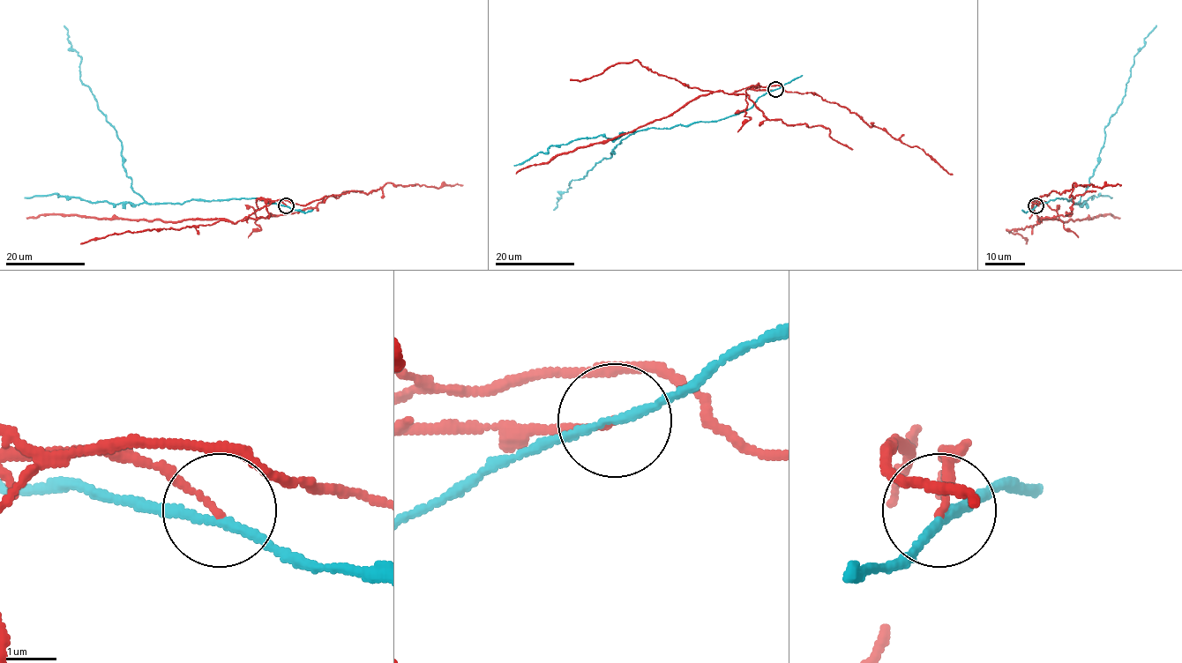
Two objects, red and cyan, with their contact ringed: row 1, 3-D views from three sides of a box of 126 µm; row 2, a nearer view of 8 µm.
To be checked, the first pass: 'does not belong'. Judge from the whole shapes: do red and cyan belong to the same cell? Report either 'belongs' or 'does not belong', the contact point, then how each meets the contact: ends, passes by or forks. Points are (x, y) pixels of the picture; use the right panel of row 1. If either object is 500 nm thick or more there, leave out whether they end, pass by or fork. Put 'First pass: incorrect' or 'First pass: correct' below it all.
does not belong | (1036, 205) | red ends | cyan passes by
First pass: correct

